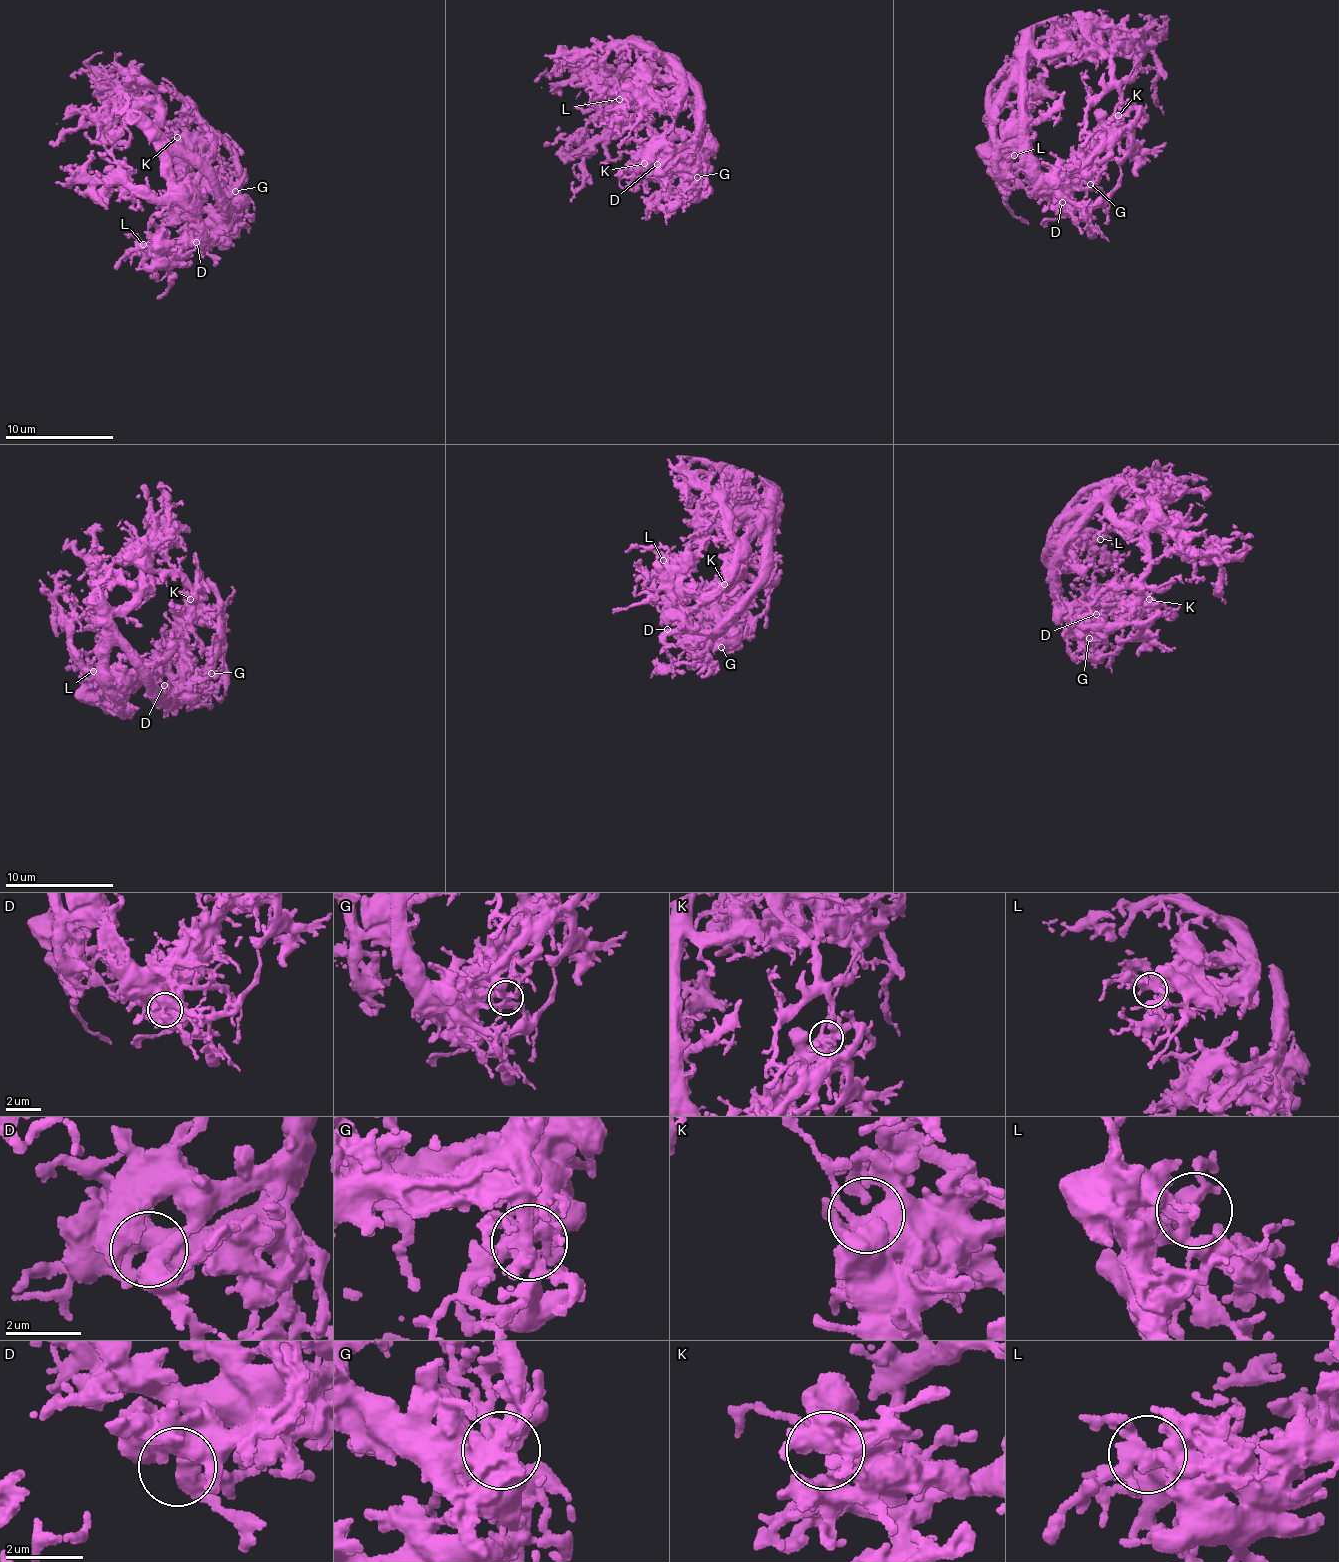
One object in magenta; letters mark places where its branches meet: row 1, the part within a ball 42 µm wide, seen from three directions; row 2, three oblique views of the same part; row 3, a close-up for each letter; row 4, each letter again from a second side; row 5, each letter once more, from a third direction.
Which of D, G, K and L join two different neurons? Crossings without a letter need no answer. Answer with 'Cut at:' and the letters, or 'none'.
Cut at: none

